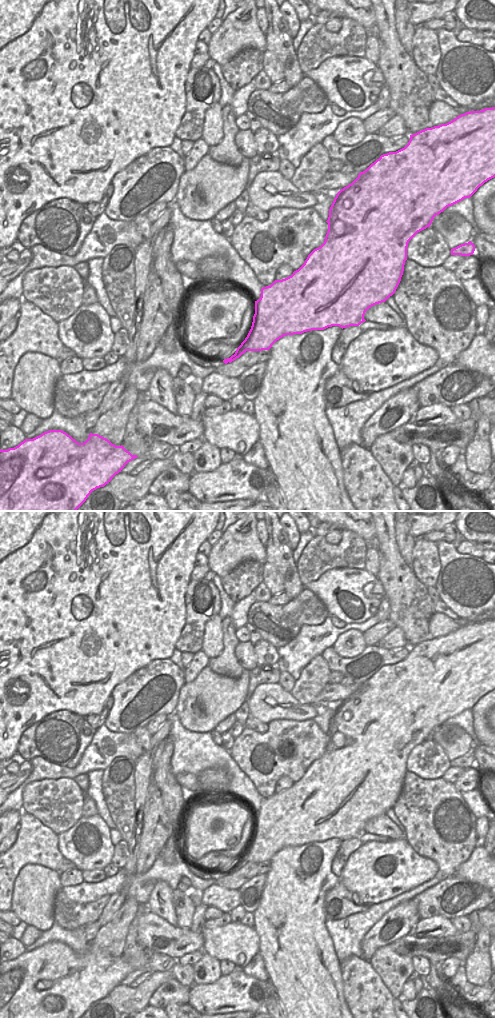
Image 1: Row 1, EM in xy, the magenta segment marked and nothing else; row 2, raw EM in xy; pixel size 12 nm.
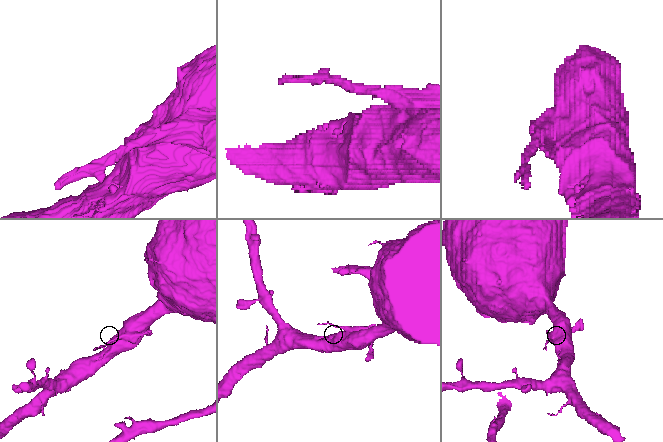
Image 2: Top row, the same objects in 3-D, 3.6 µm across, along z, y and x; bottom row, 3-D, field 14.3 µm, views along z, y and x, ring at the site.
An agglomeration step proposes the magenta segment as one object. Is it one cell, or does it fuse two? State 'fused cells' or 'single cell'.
fused cells

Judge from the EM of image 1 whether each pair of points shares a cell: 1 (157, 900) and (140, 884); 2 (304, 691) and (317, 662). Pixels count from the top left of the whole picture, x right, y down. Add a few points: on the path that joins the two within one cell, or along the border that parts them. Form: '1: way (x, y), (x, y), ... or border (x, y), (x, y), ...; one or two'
1: border (173, 889), (159, 880), (146, 904); two
2: way (310, 684), (317, 669); one

